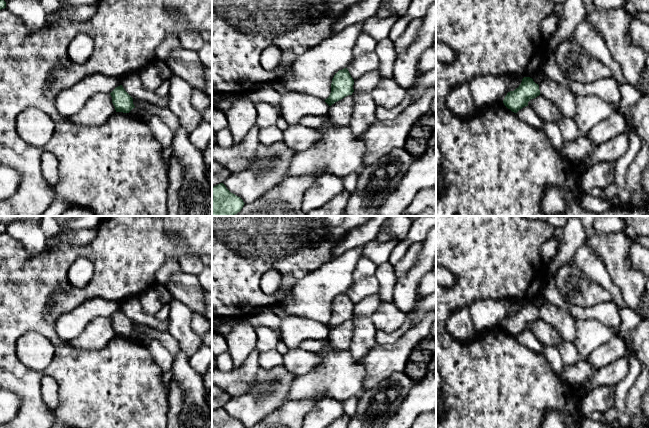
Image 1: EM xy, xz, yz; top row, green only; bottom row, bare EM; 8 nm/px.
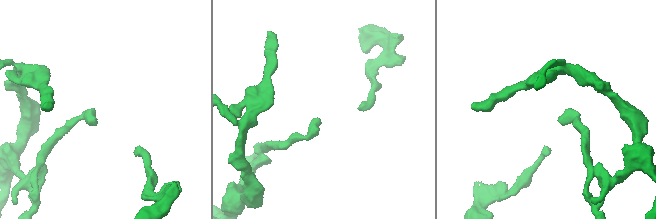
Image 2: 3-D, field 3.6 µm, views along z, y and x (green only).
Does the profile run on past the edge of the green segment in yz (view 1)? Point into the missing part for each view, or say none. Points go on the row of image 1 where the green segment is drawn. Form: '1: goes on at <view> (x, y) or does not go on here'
1: does not go on here

